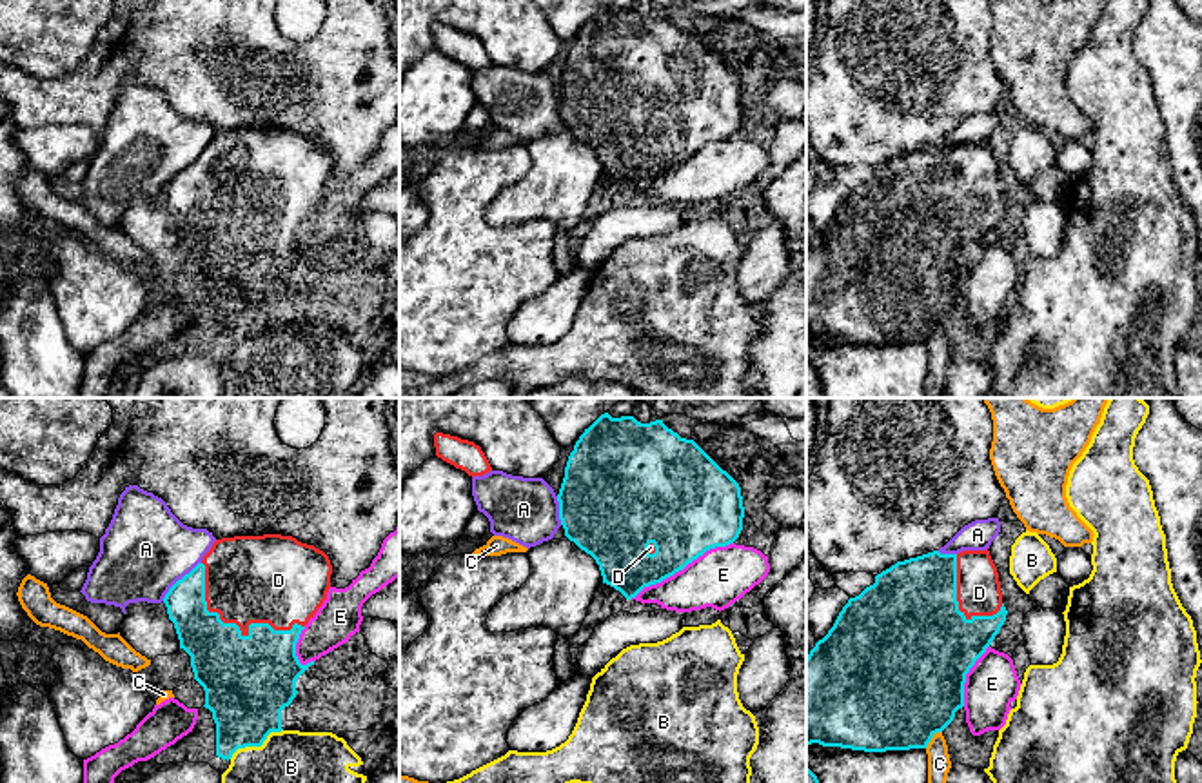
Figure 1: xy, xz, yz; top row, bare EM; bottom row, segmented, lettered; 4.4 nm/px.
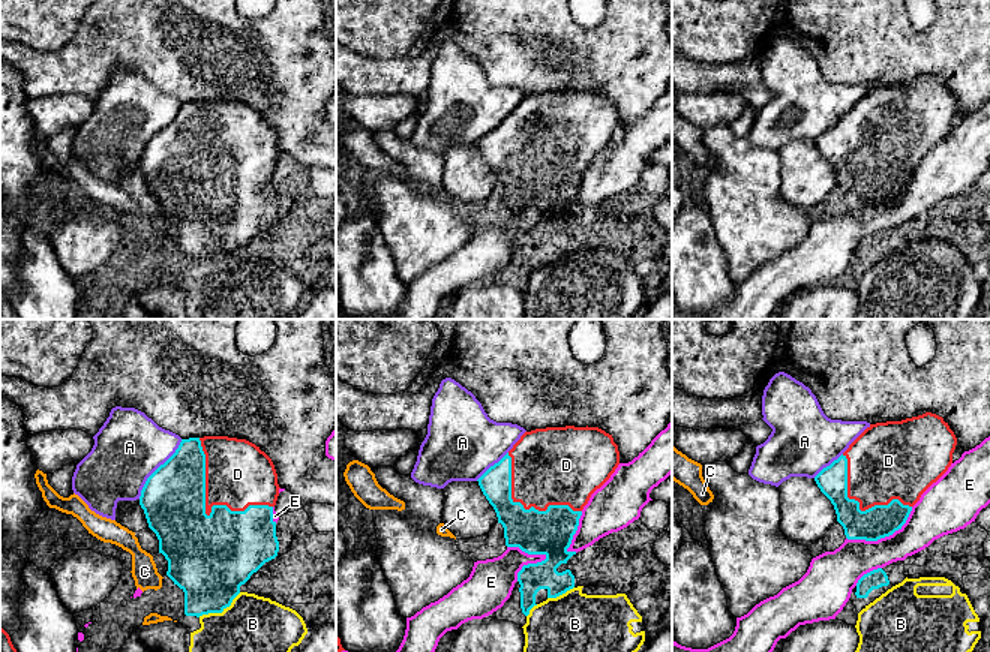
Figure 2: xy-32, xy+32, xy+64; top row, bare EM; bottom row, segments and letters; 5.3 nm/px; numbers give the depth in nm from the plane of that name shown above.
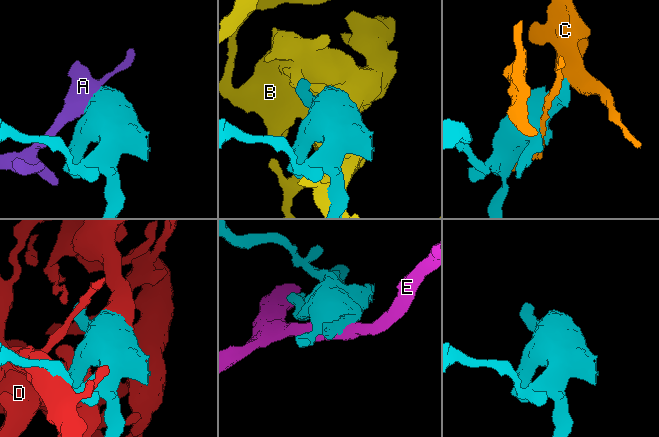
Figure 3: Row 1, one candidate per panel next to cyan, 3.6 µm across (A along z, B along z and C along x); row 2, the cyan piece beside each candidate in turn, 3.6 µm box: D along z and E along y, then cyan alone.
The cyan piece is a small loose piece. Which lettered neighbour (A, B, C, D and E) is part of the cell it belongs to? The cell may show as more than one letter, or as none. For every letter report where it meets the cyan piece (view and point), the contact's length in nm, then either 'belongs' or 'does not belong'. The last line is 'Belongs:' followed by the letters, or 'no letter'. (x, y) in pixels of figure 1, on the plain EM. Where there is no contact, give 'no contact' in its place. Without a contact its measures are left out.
A: xy (178, 173) | 240 nm | does not belong
B: xy (256, 338) | 280 nm | does not belong
C: yz (932, 329) | 110 nm | does not belong
D: xy (235, 217) | 550 nm | belongs
E: xz (681, 162) | 500 nm | does not belong
Belongs: D

